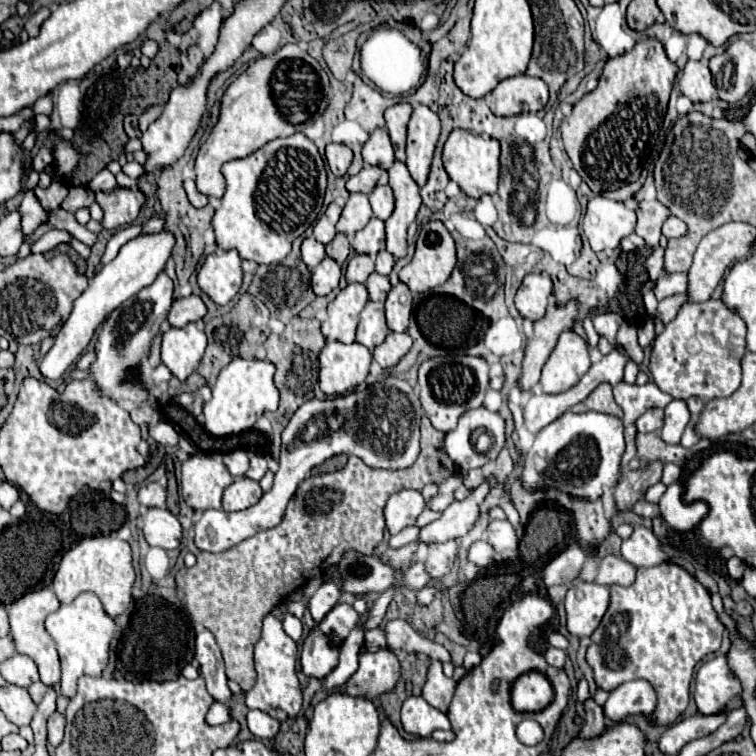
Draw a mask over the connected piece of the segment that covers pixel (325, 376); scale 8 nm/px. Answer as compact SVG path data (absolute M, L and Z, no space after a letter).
M327 342L319 354L321 392L325 396L341 396L343 392L359 386L369 374L371 360L371 352L359 342Z

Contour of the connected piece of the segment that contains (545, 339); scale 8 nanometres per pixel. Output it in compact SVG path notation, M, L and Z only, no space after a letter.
M571 300L567 306L553 306L547 310L547 314L535 322L535 336L527 342L525 348L525 360L523 360L523 372L519 386L523 392L529 392L541 376L541 368L547 362L549 354L553 352L553 346L557 344L557 338L561 332L573 326L573 320L577 316L577 302Z

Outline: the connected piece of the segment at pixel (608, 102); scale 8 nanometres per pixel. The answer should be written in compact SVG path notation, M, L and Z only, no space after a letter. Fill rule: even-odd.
M641 40L633 50L607 60L597 88L585 94L573 106L573 114L563 120L559 130L565 152L569 154L573 168L595 194L635 182L641 176L645 162L661 152L665 144L661 122L678 71L677 65L667 58L659 40ZM587 138L589 164L583 158Z

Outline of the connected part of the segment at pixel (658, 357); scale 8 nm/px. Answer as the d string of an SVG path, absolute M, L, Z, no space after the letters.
M707 300L699 304L681 306L677 318L665 326L665 330L655 338L649 356L649 376L651 380L667 394L679 400L687 400L691 396L705 400L721 398L733 394L741 386L741 358L745 354L745 324L743 320L731 312L723 300Z

